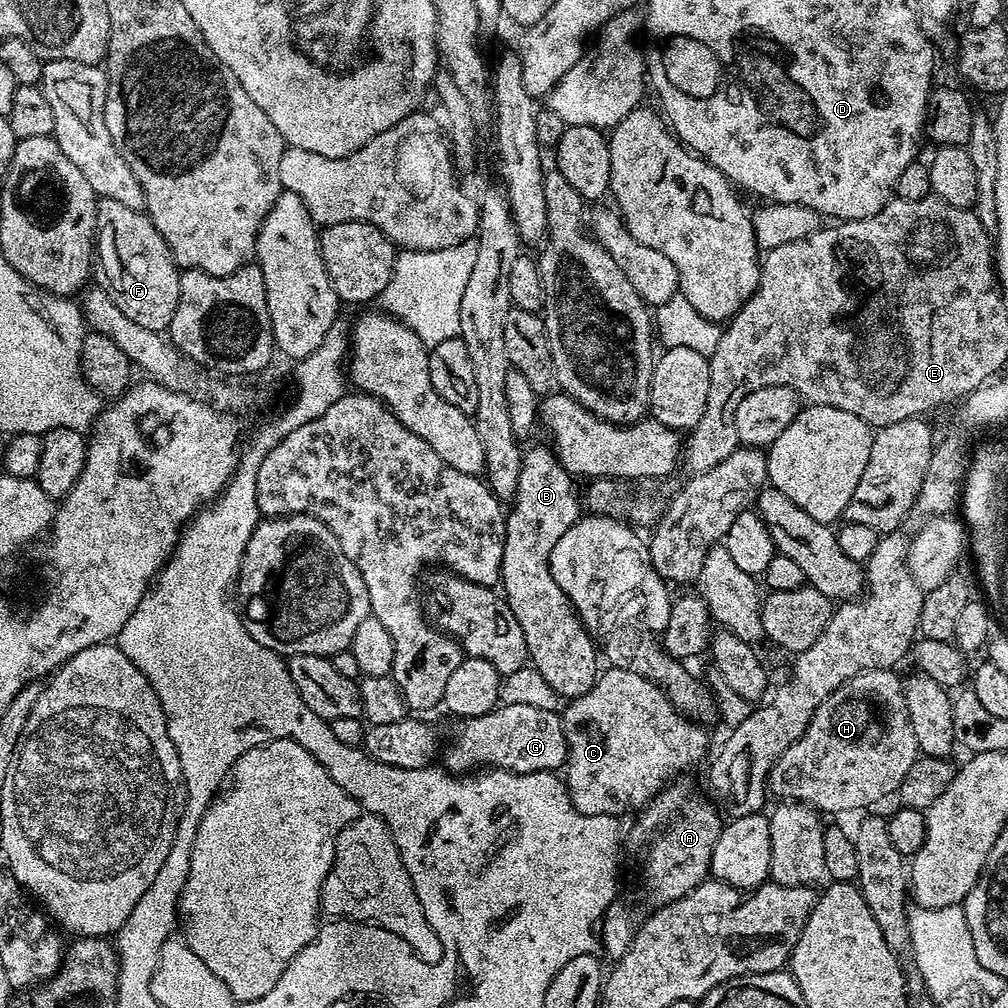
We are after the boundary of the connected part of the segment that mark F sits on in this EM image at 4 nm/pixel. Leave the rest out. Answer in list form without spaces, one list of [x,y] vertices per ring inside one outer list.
[[[97,199],[94,256],[98,261],[98,276],[100,272],[104,279],[102,287],[114,306],[118,306],[126,318],[138,322],[138,326],[167,333],[178,306],[182,269],[147,211],[122,206],[122,202]]]

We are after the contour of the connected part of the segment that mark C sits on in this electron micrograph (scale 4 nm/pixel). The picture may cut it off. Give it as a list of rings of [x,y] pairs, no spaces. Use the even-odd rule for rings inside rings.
[[[609,667],[608,672],[601,671],[596,677],[596,685],[593,686],[586,694],[575,697],[571,701],[572,704],[568,709],[565,707],[562,712],[562,719],[564,721],[564,732],[568,736],[568,759],[566,767],[562,772],[562,779],[568,786],[568,793],[570,794],[570,802],[582,814],[587,816],[615,816],[617,818],[623,817],[623,812],[628,812],[631,808],[635,810],[643,809],[648,801],[654,799],[661,790],[663,790],[669,782],[675,781],[679,772],[688,772],[704,755],[708,752],[708,736],[699,728],[701,726],[695,719],[681,713],[676,709],[670,698],[659,685],[655,682],[642,678],[642,674],[634,674],[630,670],[622,670],[621,668]],[[636,707],[640,711],[640,717],[636,720],[636,725],[631,728],[628,725],[628,708]],[[656,719],[657,728],[651,724],[650,721]]]

